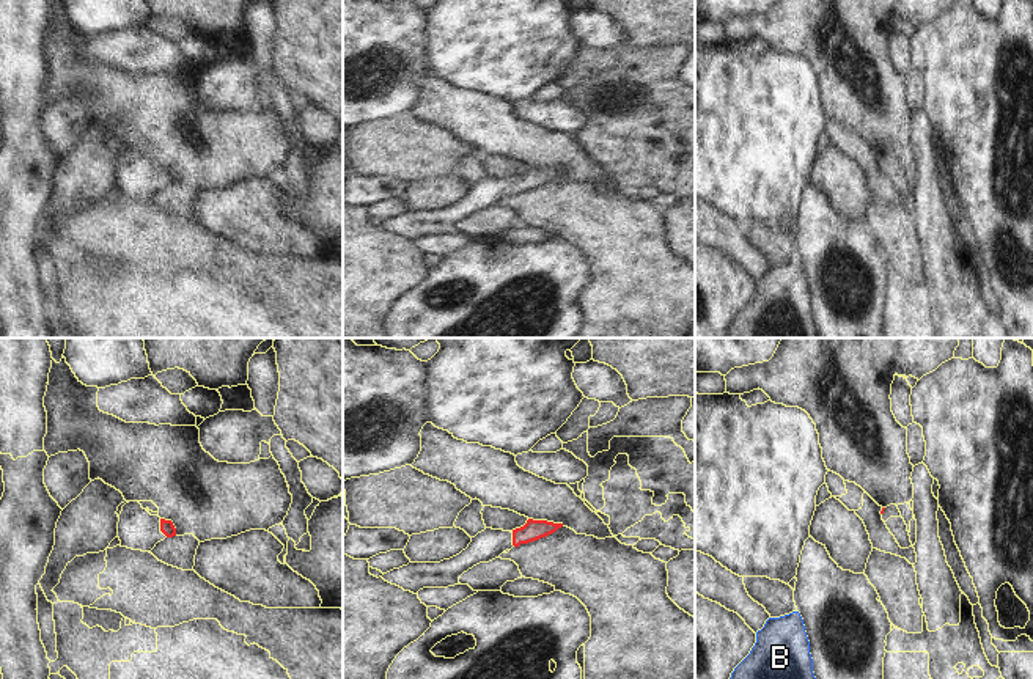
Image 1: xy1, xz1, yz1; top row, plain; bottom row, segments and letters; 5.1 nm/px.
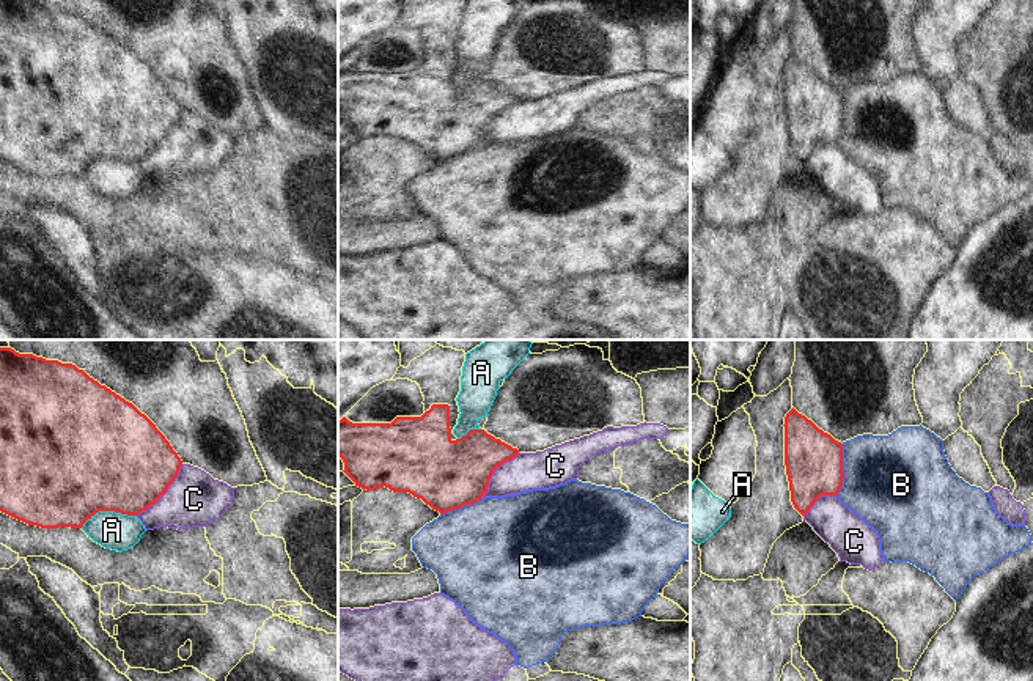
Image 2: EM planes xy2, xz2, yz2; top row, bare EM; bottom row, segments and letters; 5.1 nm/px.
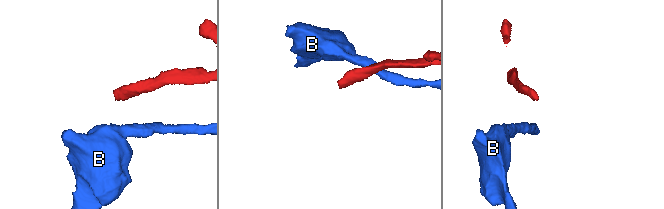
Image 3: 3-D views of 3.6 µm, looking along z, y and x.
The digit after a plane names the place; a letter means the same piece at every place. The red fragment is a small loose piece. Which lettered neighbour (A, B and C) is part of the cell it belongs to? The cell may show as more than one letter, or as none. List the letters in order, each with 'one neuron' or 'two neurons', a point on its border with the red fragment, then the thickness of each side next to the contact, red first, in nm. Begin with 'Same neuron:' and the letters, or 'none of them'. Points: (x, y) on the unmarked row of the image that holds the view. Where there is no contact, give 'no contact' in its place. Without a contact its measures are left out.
Same neuron: none of them
A: two neurons | xy2 (107, 158) | 500/190 nm
B: two neurons | yz2 (841, 117) | 300/460 nm
C: two neurons | xy2 (164, 140) | 480/280 nm

